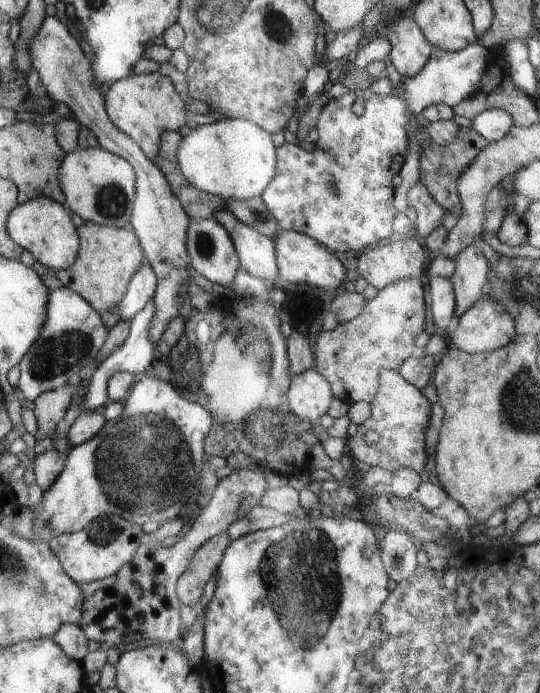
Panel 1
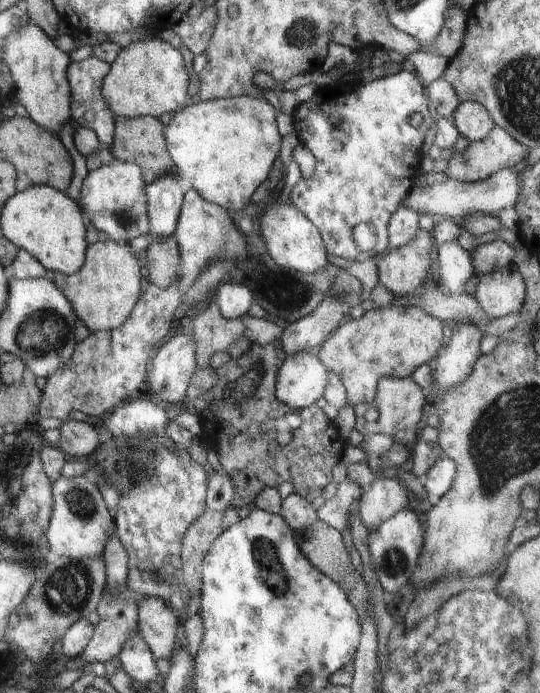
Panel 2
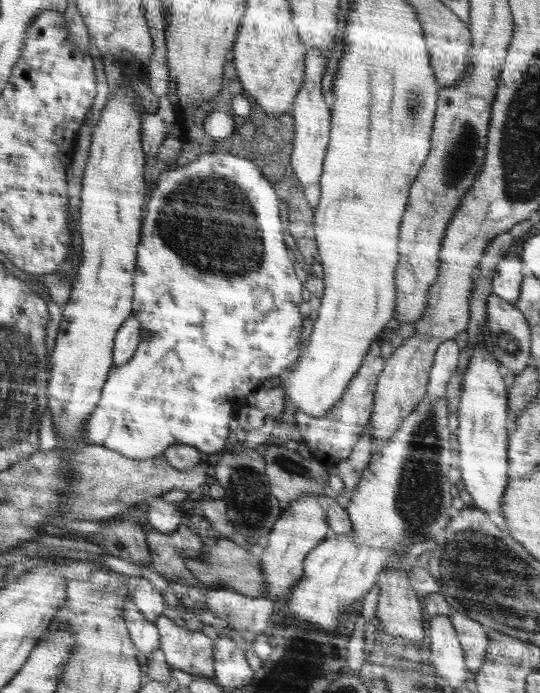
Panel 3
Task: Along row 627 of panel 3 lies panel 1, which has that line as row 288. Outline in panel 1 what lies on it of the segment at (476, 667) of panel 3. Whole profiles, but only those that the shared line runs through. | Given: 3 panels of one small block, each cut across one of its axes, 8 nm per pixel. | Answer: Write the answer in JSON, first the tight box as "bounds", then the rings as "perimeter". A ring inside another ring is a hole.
{"bounds":[451,244,490,316],"perimeter":[[[474,244],[454,257],[455,271],[451,276],[456,300],[455,315],[460,316],[485,294],[489,282],[490,263]]]}

